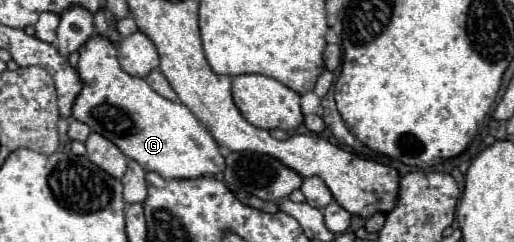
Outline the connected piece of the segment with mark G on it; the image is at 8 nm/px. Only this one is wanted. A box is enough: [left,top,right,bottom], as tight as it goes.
[72,37,226,179]

